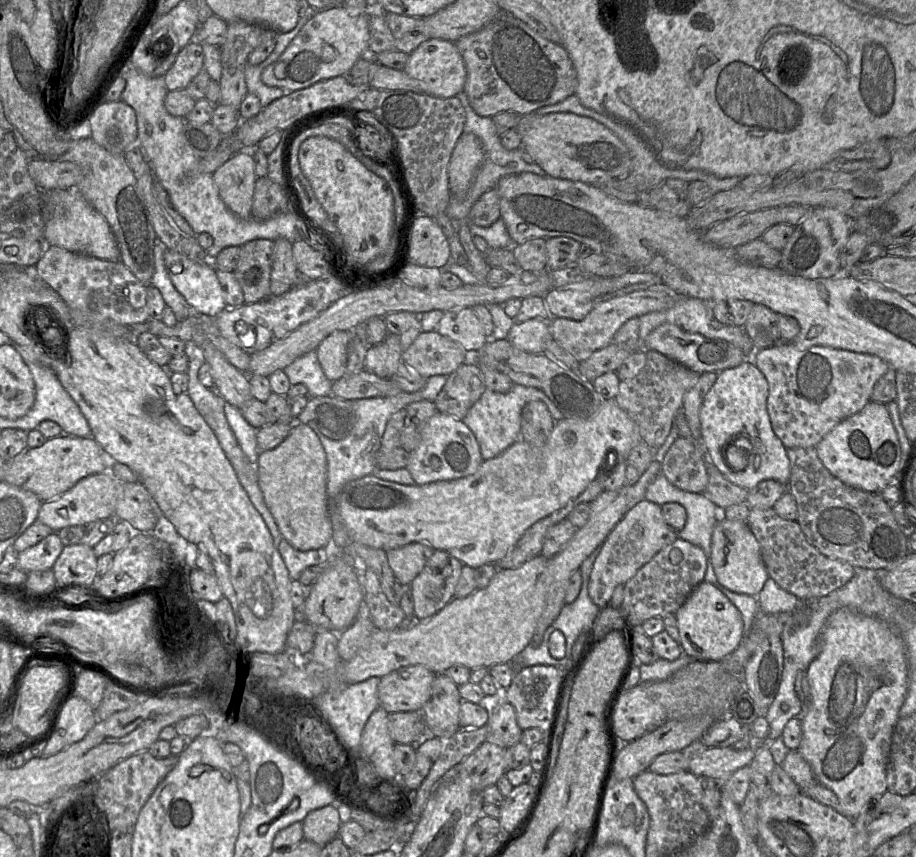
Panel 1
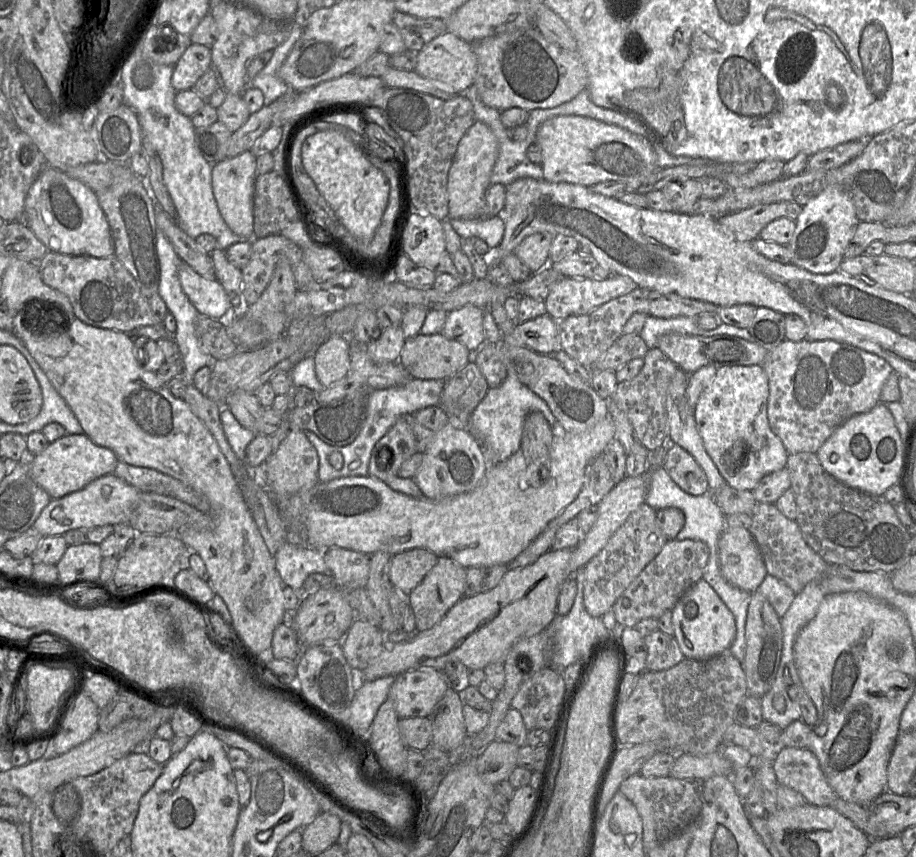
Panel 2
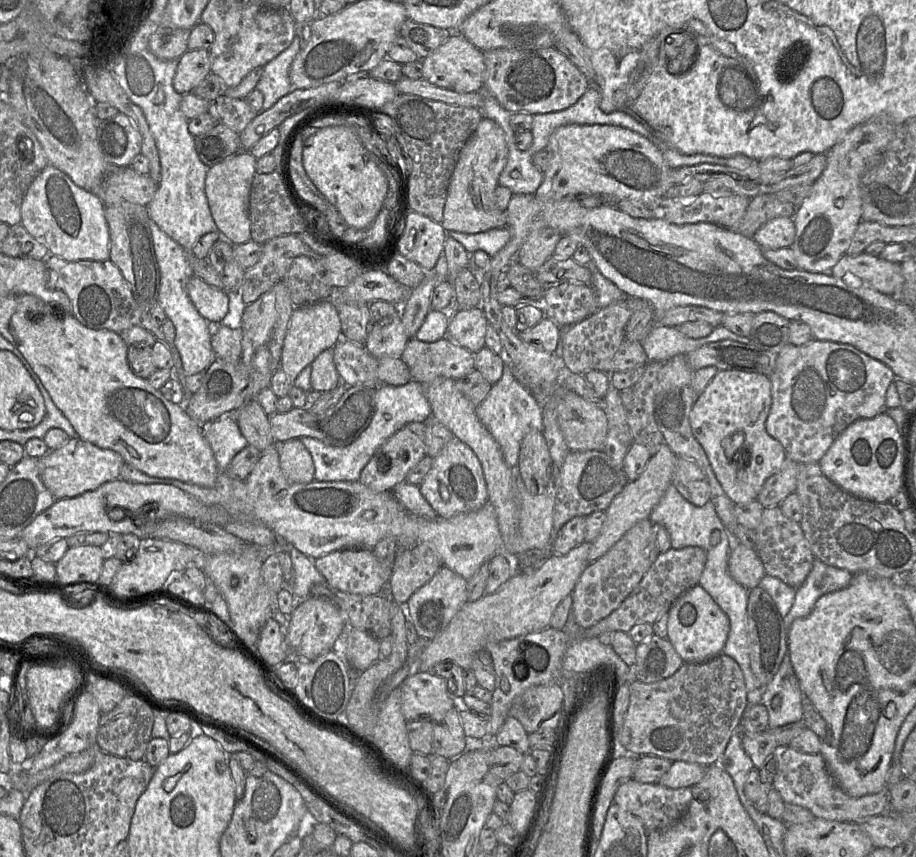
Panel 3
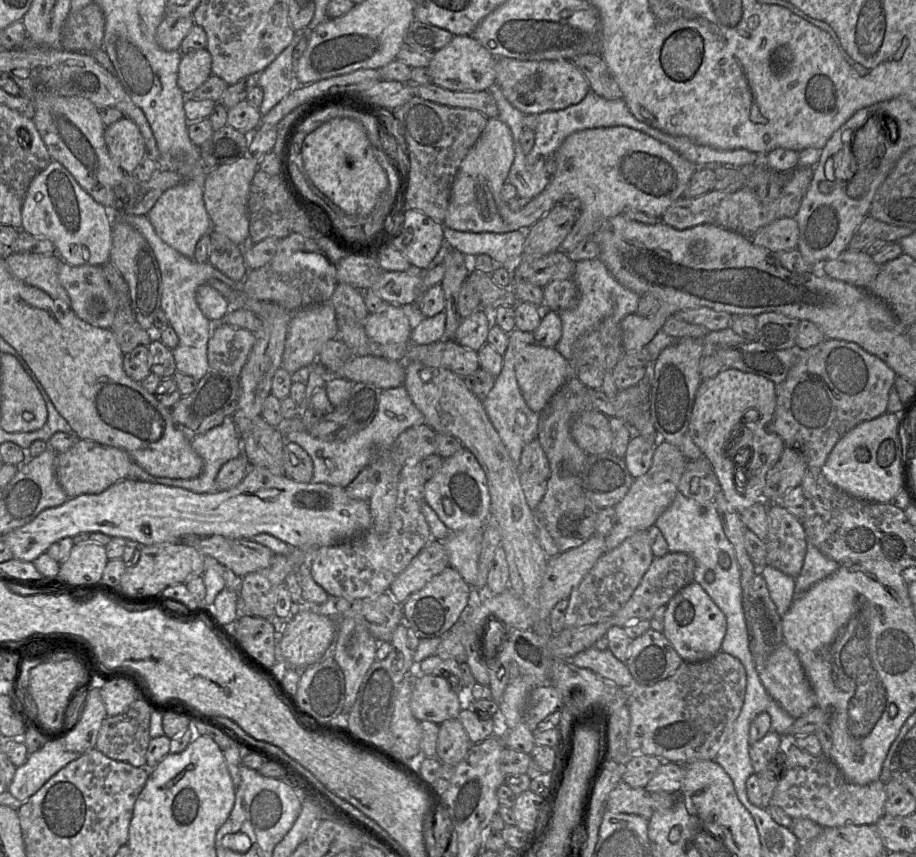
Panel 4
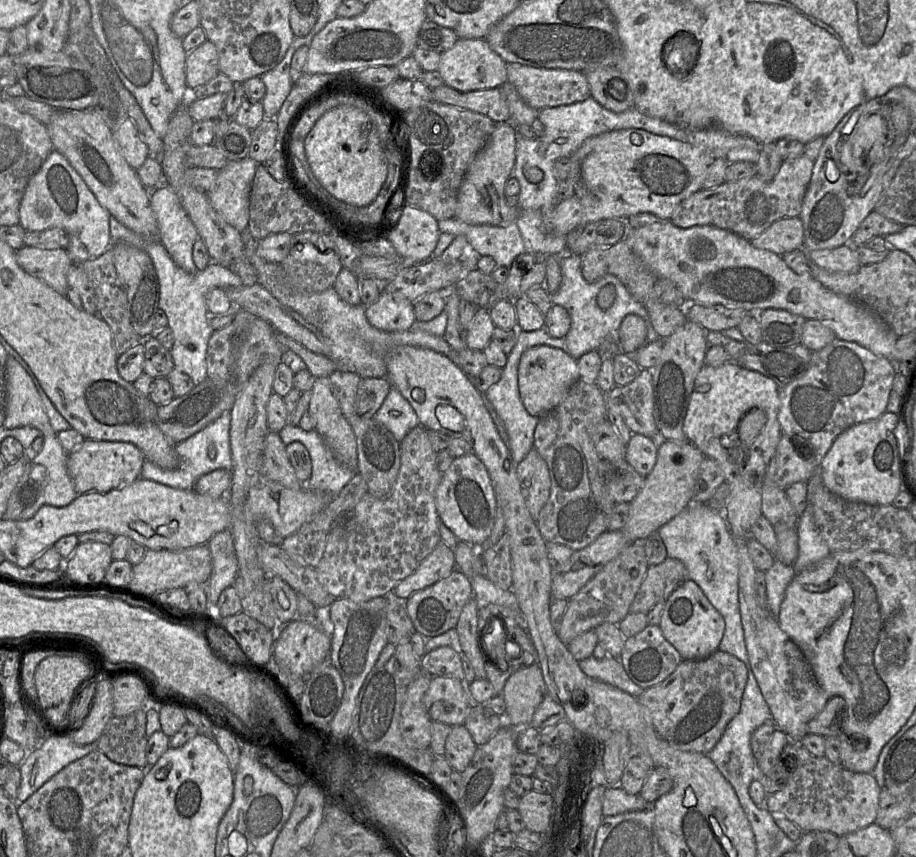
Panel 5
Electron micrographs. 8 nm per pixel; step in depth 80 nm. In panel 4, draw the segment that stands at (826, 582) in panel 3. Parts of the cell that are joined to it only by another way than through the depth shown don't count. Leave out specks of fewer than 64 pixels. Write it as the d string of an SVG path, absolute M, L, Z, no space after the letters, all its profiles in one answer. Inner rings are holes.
M807 542L802 569L795 577L795 598L804 594L817 582L830 576L839 565L838 562L820 552L812 543Z

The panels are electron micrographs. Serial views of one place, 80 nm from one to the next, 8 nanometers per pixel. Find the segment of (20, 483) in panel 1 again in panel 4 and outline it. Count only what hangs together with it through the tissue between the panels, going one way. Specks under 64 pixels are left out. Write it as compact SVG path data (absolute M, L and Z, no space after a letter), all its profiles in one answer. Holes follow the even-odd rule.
M79 439L69 450L57 453L57 480L68 496L100 494L118 481L129 477L134 461L123 449Z

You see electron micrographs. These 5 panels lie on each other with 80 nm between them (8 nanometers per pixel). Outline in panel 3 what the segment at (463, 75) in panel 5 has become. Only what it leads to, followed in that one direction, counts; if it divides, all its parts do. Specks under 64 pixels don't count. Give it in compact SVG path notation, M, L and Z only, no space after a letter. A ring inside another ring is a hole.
M459 32L451 36L422 60L423 79L431 84L458 93L478 92L484 86L485 62L483 51Z

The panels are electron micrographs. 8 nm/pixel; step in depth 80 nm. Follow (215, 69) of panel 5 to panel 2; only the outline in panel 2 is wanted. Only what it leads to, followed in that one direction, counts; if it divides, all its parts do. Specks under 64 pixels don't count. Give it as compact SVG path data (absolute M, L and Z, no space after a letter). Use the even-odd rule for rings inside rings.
M191 43L174 66L171 84L179 92L193 89L197 80L212 66L211 49Z

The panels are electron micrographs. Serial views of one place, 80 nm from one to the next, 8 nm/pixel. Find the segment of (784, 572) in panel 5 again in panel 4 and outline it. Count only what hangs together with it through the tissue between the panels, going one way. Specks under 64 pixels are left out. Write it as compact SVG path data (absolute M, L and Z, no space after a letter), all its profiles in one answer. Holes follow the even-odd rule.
M770 565L758 568L758 571L766 581L769 595L778 614L783 616L795 599L795 578Z

